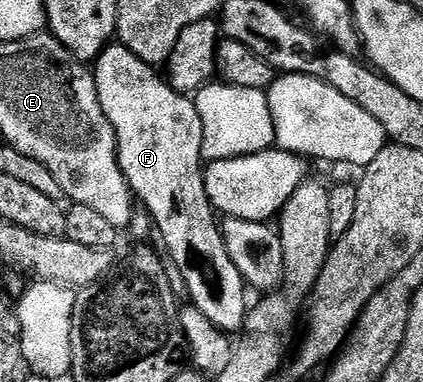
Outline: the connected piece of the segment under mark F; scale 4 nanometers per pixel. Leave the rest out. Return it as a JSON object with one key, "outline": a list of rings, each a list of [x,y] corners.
{"outline":[[[114,41],[111,42],[109,45],[107,45],[102,52],[98,55],[97,59],[94,60],[92,63],[92,74],[94,77],[94,84],[96,85],[96,93],[98,94],[98,101],[100,103],[100,109],[104,111],[104,117],[108,117],[108,121],[112,125],[112,129],[116,133],[116,141],[118,142],[118,164],[120,165],[120,169],[124,173],[124,177],[128,181],[128,185],[130,186],[130,190],[134,192],[135,200],[139,204],[142,203],[144,206],[146,206],[146,211],[148,214],[151,215],[152,218],[154,218],[154,223],[156,226],[158,226],[158,231],[160,234],[162,234],[162,243],[164,246],[166,246],[166,251],[168,254],[170,254],[169,262],[172,264],[174,262],[174,267],[176,270],[178,270],[178,275],[180,278],[182,278],[182,283],[184,286],[186,286],[186,291],[188,294],[190,294],[190,299],[188,299],[189,306],[195,307],[196,309],[200,309],[200,313],[204,313],[204,317],[208,317],[208,321],[212,321],[212,325],[216,325],[221,331],[225,331],[227,333],[238,333],[242,330],[242,322],[246,320],[246,312],[248,310],[248,302],[246,303],[246,294],[248,294],[248,288],[246,286],[246,283],[243,281],[243,279],[240,277],[240,269],[236,269],[236,265],[232,265],[232,257],[228,257],[228,249],[224,245],[224,241],[222,240],[222,227],[220,226],[219,220],[216,218],[216,212],[214,209],[214,206],[210,204],[208,201],[208,197],[206,196],[206,190],[204,189],[204,181],[202,180],[202,176],[204,174],[204,160],[202,157],[202,142],[204,141],[204,125],[200,121],[200,113],[198,112],[198,105],[197,102],[191,96],[189,95],[182,95],[178,91],[174,91],[171,89],[170,84],[167,83],[159,74],[156,76],[155,71],[157,71],[151,64],[142,62],[134,53],[129,51],[126,47],[123,47],[121,43]]]}

